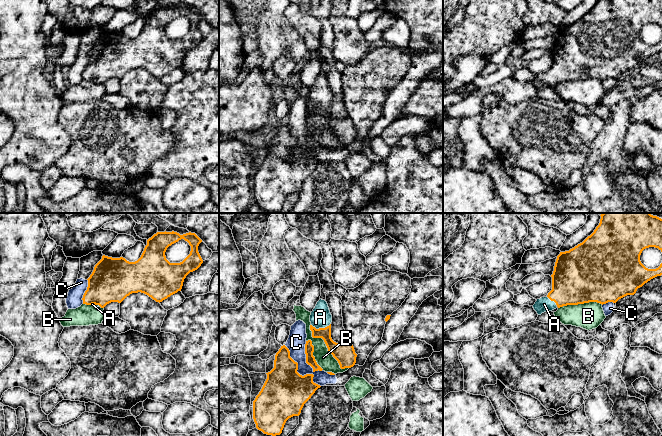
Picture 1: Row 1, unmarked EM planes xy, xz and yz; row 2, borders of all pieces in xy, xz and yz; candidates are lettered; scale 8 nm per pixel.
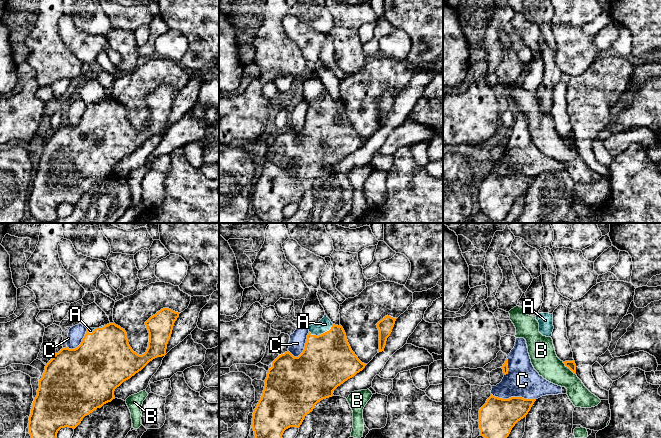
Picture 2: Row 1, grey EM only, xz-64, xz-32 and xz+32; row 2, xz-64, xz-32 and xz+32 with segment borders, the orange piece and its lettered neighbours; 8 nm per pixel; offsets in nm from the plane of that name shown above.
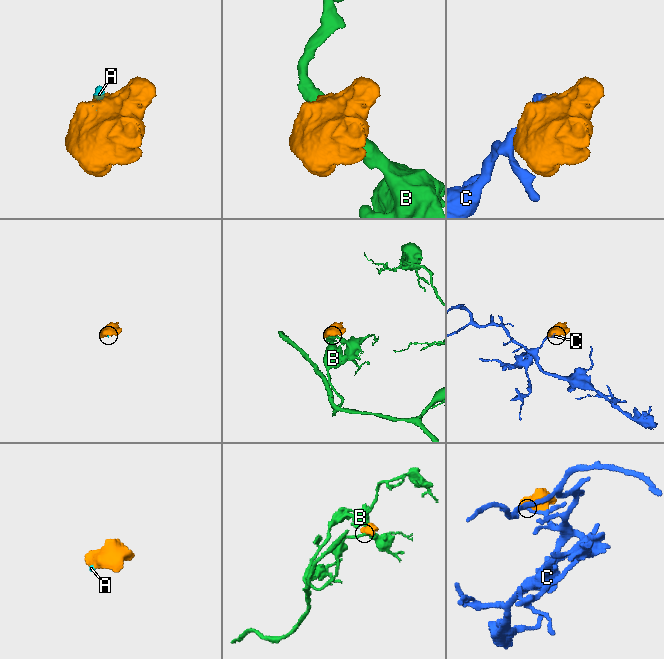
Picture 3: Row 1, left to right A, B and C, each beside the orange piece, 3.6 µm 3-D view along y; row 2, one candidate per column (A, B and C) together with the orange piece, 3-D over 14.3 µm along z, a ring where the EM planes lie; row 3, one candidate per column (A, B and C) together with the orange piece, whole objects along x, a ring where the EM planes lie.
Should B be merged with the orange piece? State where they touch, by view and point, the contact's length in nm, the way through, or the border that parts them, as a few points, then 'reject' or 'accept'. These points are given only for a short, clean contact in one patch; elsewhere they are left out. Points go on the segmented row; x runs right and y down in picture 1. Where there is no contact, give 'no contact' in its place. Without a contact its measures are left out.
contact xz (326, 345); length 480 nm; border xz (310, 324), (312, 336), (323, 340), (341, 368), (348, 368); reject

